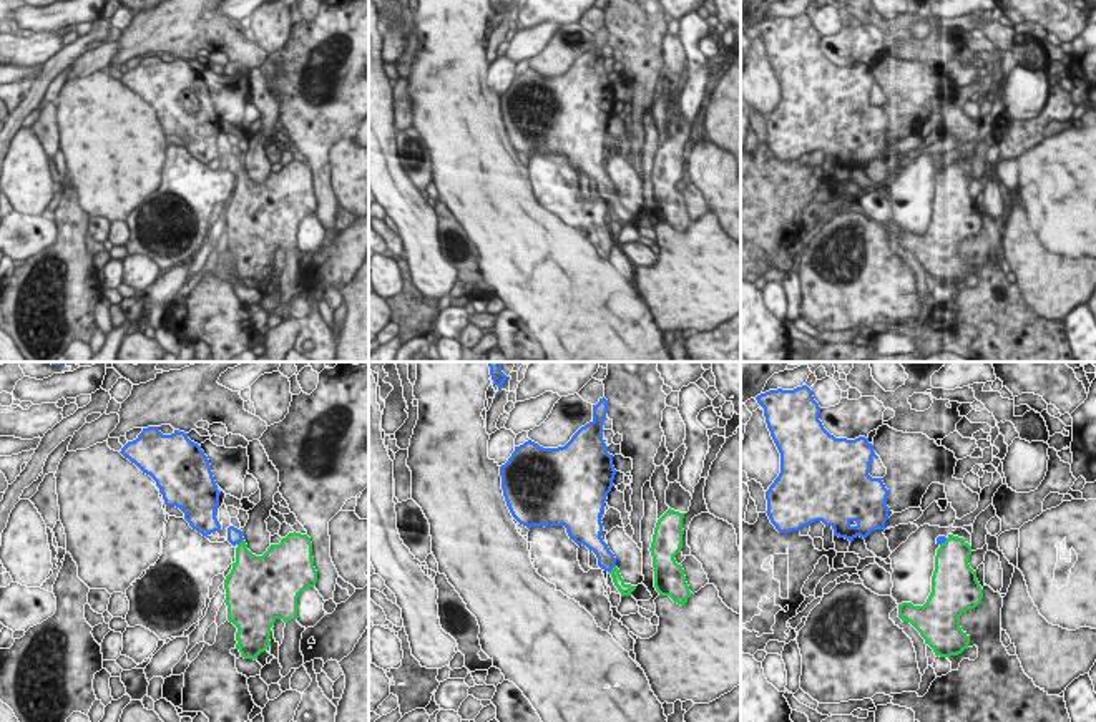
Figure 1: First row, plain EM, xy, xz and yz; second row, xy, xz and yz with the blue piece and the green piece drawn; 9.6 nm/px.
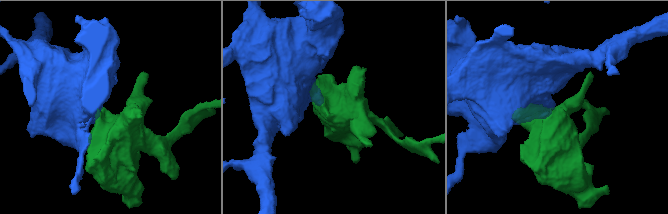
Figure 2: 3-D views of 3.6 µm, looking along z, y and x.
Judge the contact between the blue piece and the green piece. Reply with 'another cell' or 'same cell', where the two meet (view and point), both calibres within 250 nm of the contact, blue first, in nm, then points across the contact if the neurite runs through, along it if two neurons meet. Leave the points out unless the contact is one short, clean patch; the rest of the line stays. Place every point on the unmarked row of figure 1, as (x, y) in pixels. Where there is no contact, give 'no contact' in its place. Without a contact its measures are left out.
same cell; meets blue in xy at (241, 170); 160 nm thick on the blue side, 280 nm on the other; runs through xy (234, 165), (241, 170), (241, 181), (248, 195)

